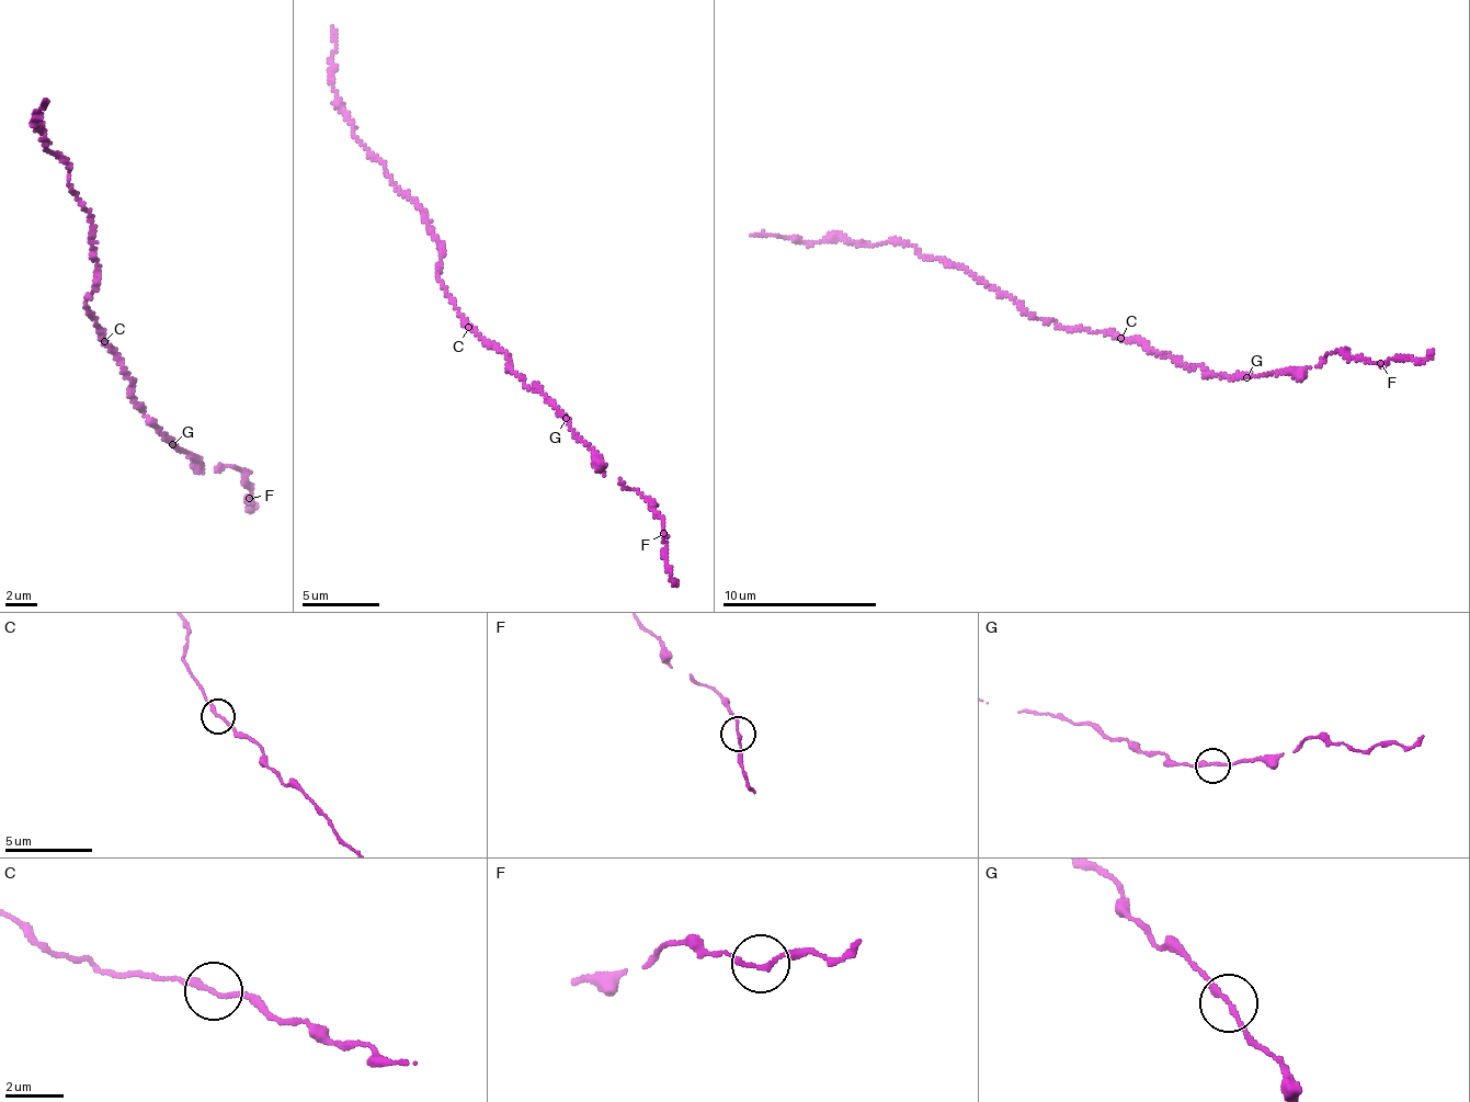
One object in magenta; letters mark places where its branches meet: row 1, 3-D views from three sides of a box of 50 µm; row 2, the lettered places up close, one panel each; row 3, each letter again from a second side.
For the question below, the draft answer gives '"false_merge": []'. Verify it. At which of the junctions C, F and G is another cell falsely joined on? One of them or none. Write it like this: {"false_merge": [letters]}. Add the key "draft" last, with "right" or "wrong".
{"false_merge": [], "draft": "right"}

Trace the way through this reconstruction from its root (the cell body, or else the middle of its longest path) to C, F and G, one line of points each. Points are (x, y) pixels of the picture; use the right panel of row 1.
C: (1101, 331), (1121, 338)
F: (1101, 331), (1126, 340), (1135, 338), (1191, 366), (1229, 377), (1317, 366), (1326, 354), (1340, 351), (1380, 363)
G: (1101, 331), (1126, 340), (1135, 338), (1161, 353), (1177, 356), (1191, 366), (1198, 365), (1216, 375), (1246, 377)

